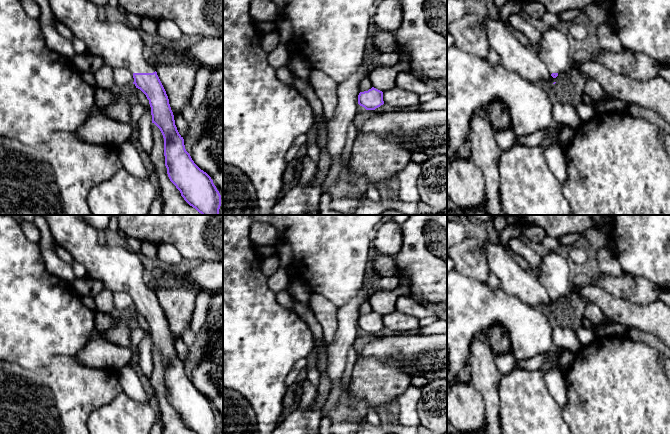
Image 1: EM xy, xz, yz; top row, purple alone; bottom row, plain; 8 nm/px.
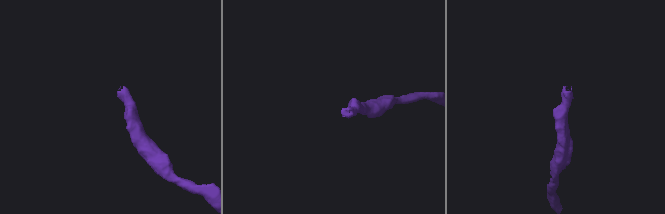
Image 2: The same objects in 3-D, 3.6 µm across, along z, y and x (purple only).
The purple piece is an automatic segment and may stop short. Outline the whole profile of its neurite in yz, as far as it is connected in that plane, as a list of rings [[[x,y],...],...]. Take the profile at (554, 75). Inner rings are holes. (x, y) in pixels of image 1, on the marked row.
[[[555,27],[542,33],[541,52],[537,56],[546,64],[553,78],[567,69],[572,69],[574,61],[569,55],[569,51],[570,45],[566,33]]]

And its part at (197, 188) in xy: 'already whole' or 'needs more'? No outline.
needs more

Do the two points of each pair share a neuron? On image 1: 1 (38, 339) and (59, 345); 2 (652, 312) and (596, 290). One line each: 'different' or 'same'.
1: same
2: same

